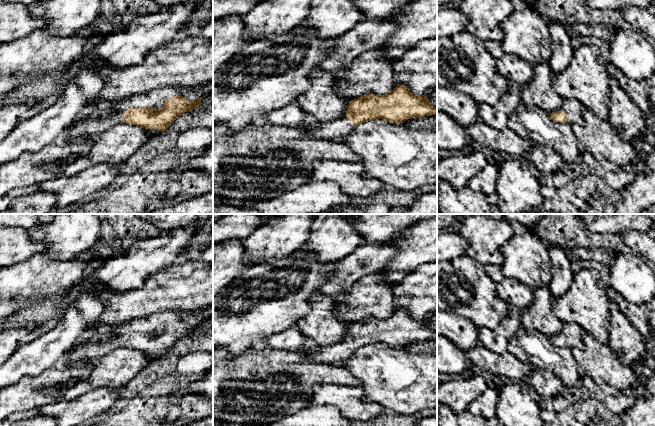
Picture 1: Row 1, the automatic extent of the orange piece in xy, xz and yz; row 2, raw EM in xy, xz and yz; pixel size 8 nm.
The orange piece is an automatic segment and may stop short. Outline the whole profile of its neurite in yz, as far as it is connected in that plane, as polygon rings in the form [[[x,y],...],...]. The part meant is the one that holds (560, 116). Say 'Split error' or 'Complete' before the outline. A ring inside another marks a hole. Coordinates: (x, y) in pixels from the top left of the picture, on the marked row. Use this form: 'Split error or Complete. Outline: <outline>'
Split error. Outline: [[[574,98],[566,99],[560,110],[550,113],[550,118],[554,122],[582,126],[584,125],[584,120],[582,118],[581,108],[582,104],[578,100]]]

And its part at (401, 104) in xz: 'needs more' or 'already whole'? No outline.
needs more

